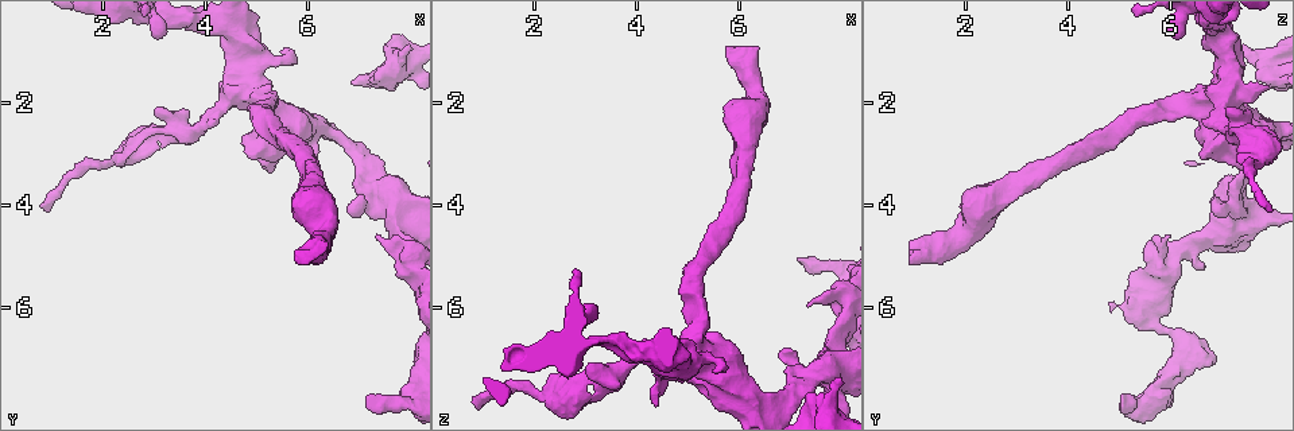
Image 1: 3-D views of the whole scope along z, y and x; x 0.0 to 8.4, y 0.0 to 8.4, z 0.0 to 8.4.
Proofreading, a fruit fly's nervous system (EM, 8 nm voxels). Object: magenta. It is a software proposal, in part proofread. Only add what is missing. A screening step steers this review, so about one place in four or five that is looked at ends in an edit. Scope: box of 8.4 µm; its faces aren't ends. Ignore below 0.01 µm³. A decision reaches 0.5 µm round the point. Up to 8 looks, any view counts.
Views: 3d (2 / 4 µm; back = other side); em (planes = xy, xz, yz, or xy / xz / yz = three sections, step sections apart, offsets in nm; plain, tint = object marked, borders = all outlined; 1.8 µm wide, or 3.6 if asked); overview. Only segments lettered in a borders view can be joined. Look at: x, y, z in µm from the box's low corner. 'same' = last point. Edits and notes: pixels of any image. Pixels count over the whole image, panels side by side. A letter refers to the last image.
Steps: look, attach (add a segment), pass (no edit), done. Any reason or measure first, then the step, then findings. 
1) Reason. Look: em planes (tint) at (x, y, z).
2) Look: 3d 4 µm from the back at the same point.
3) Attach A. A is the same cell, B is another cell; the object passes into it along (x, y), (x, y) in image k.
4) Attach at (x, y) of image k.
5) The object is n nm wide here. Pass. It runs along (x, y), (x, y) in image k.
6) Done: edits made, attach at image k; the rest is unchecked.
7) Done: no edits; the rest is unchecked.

Sudden change in width. Look: em 3.6 µm planes (tint) at (7.85, 4.65, 6.55).

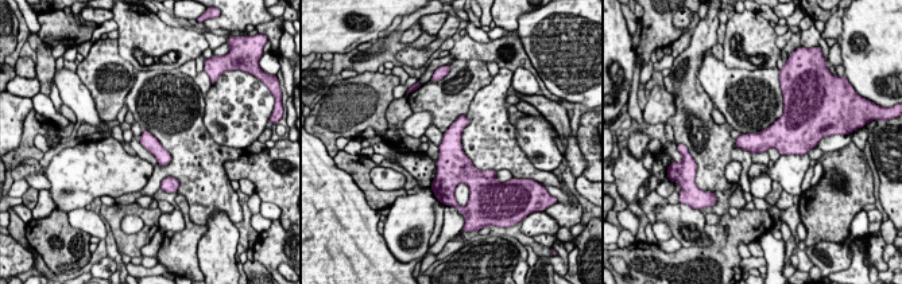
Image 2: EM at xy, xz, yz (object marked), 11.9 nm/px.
Look: em 3.6 µm planes (borders) at the same point.

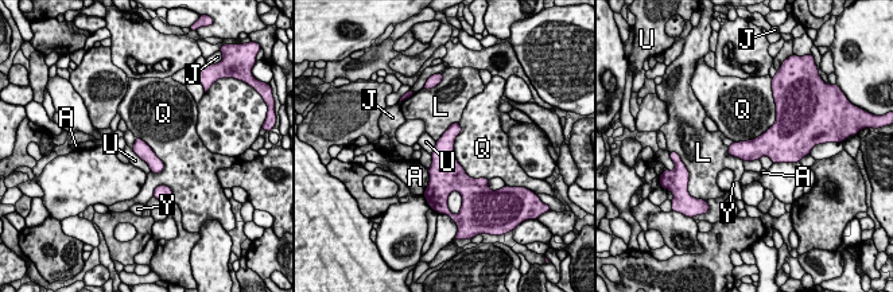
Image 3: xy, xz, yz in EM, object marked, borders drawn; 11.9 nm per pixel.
Pass. A, J, L, Q, U and Y are other cells; a border runs along (458, 123), (454, 158), (478, 179) in image 3; none of them fits.

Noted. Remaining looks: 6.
Sharp bend. Look: 3d 4 µm at (7.65, 1.35, 8.00).

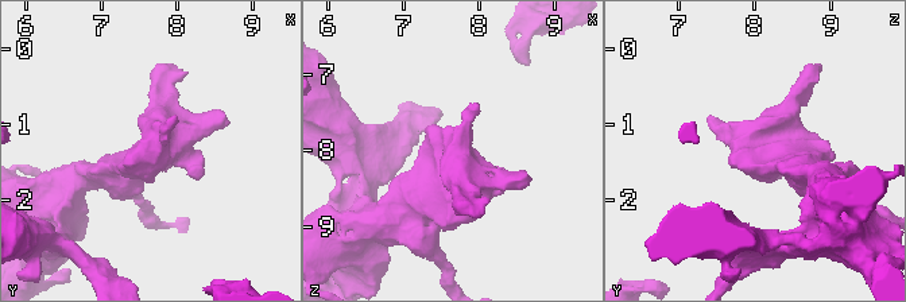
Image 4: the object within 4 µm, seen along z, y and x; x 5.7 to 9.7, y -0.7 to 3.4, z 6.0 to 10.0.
Look: em planes (plain) at (7.65, 1.35, 7.95).

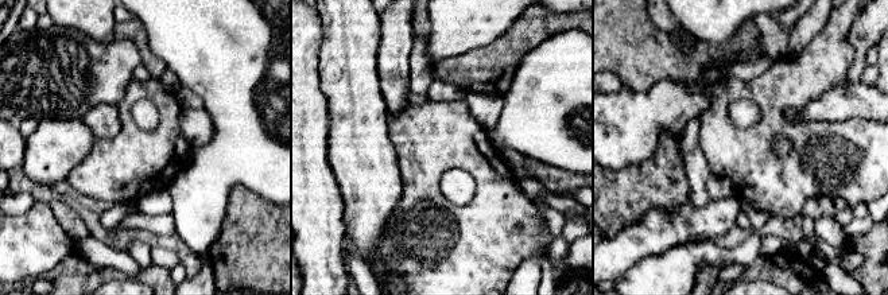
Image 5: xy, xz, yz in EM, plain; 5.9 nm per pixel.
See the neighbours. Look: em planes (borders) at the same point.

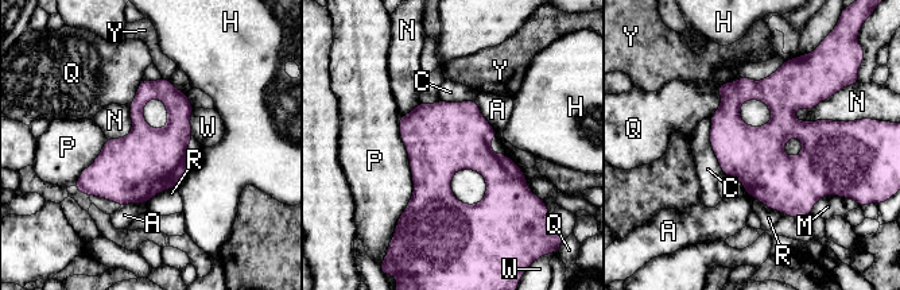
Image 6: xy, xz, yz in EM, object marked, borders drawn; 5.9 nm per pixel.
Pass. A, C, H, M, N, P, Q, R, W and Y are other cells; a border runs along (792, 112), (799, 120), (845, 122) in image 6; no lettered segment goes on from it.

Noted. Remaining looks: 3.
Look: em yz step 16 (tint) at (7.85, 7.95, 5.15).

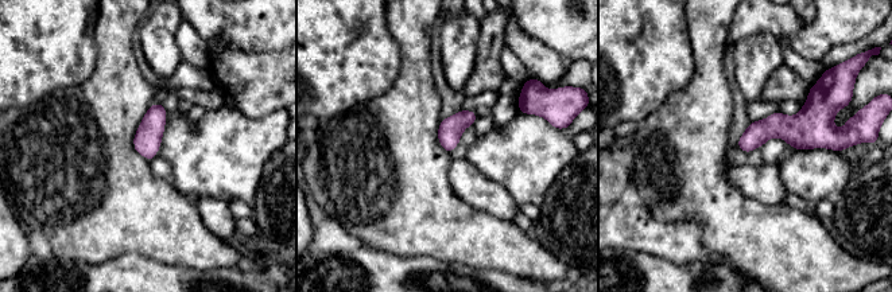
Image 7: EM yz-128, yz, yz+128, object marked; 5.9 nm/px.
Another direction. Look: em planes (borders) at the same point.

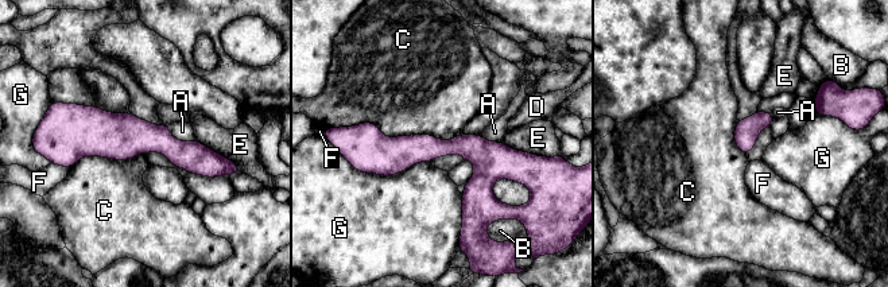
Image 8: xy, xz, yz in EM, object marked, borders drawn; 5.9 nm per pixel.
The object is 150 nm wide here. Pass. A, B, C, D, E, F and G are other cells; it runs along (59, 140), (159, 139), (220, 162) in image 8; none of them fits.

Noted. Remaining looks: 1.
Done: no edits; the rest is unchecked.

